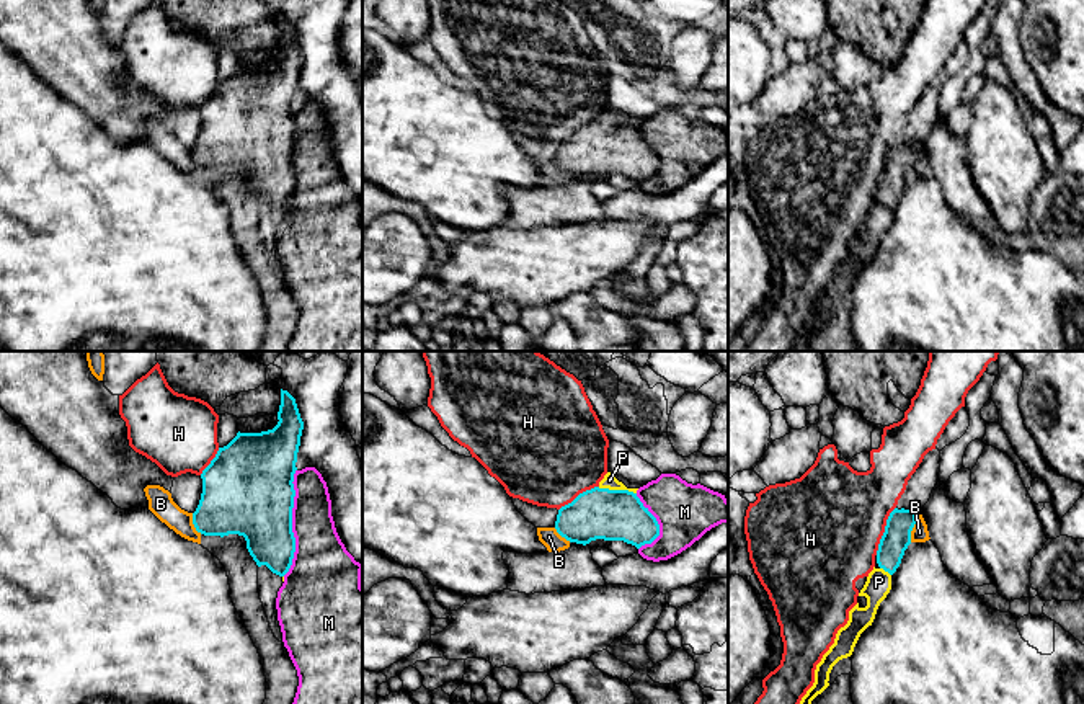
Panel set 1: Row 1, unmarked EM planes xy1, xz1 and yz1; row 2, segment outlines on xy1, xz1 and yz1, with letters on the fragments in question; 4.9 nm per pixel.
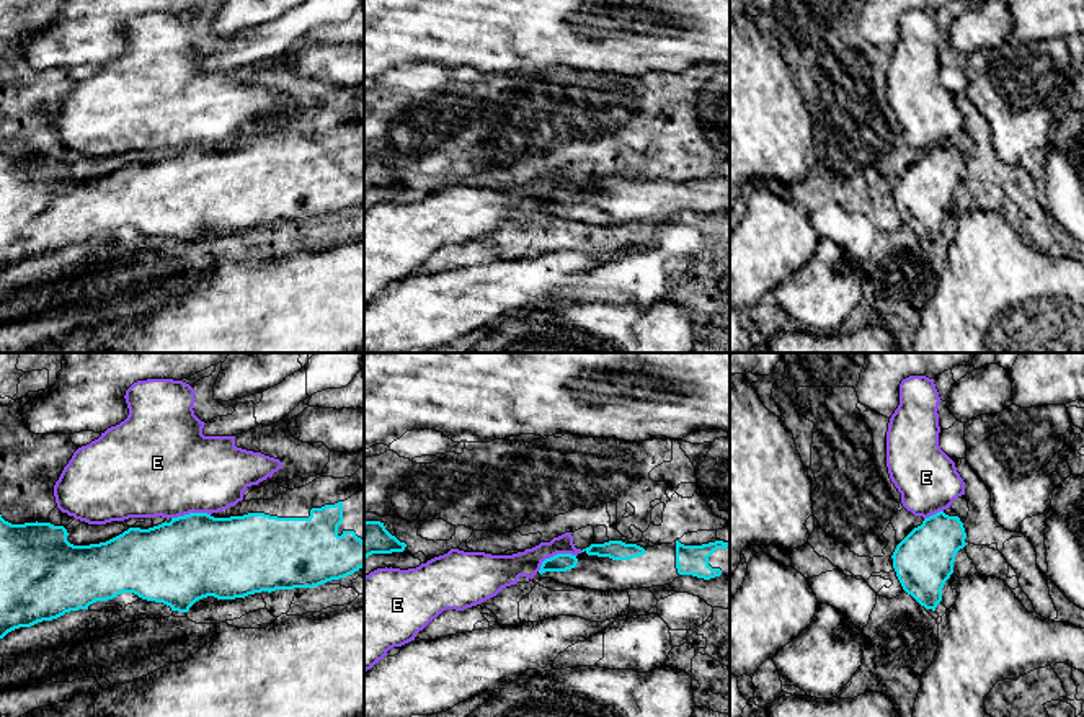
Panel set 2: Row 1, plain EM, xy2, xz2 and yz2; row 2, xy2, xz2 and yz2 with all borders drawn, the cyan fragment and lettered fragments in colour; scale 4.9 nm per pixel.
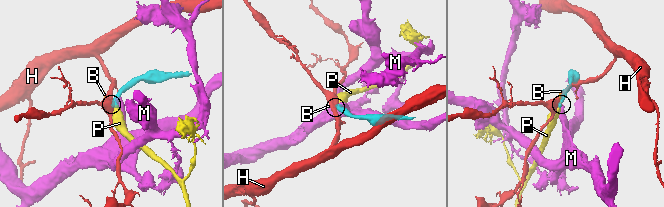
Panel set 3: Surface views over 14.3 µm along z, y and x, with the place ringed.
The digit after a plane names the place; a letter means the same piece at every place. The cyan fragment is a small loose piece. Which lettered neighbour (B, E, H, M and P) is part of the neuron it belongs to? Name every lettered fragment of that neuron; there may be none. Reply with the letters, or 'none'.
P

